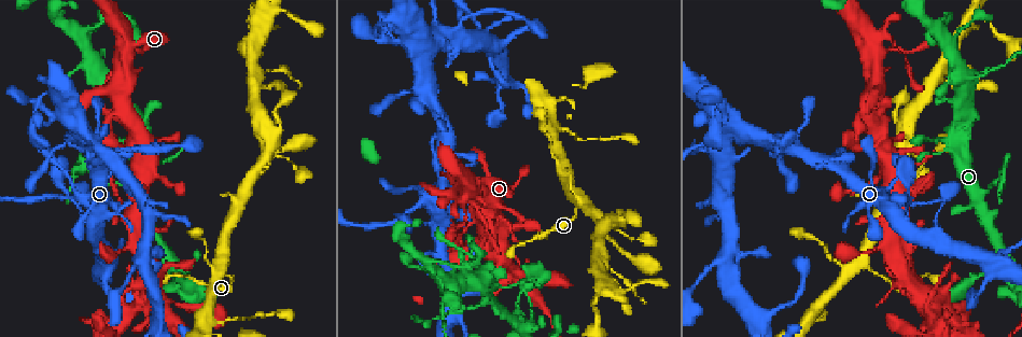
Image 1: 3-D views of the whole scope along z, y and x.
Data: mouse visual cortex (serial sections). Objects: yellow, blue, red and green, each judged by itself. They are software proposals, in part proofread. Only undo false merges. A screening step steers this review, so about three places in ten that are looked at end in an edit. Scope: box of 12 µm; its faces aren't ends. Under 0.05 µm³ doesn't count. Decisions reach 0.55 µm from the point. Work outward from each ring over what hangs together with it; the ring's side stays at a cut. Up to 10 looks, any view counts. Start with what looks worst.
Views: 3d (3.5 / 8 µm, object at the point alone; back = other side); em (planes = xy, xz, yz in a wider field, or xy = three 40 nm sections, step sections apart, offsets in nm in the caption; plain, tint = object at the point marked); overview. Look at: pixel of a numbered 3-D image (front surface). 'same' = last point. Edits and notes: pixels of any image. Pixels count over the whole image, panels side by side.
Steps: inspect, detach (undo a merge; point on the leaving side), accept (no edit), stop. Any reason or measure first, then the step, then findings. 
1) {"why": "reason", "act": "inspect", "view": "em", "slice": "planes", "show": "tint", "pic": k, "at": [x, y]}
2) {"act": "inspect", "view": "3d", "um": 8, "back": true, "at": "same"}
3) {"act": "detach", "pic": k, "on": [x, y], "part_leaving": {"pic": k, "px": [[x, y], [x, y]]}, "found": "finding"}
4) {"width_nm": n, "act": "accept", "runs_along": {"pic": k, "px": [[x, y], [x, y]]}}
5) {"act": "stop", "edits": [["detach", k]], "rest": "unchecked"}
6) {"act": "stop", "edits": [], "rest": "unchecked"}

{"why": "abrupt turn", "act": "inspect", "view": "3d", "um": 3.5, "pic": 1, "at": [883, 35]}

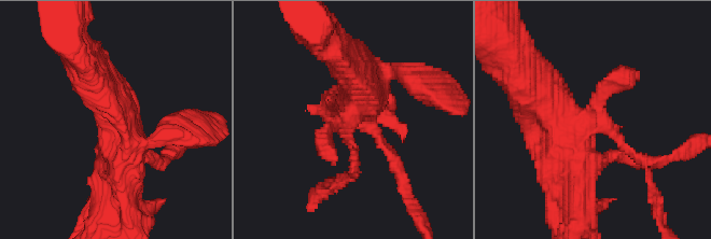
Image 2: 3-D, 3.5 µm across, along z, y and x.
{"act": "inspect", "view": "em", "slice": "xy", "step": 5, "show": "tint", "pic": 2, "at": [587, 125]}

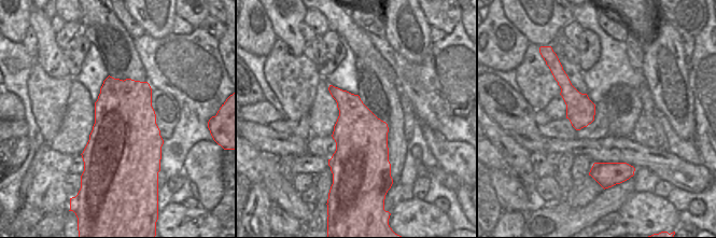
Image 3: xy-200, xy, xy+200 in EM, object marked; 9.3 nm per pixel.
{"act": "accept", "runs_along": {"pic": 2, "px": [[396, 72], [346, 125], [353, 169]]}, "found": "one cell here"}

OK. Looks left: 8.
{"why": "abrupt turn", "act": "inspect", "view": "3d", "um": 8, "back": true, "pic": 1, "at": [999, 169]}

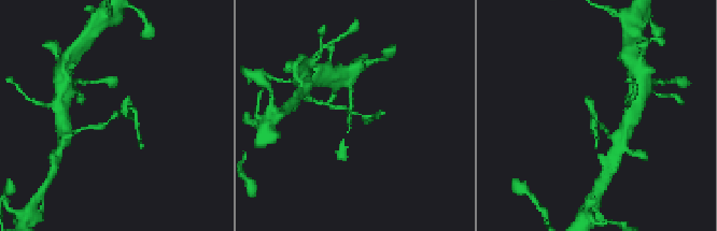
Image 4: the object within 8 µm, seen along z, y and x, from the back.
{"why": "closer look", "act": "inspect", "view": "3d", "um": 3.5, "back": true, "pic": 4, "at": [120, 111]}

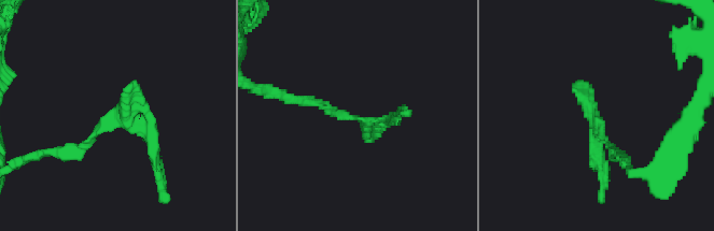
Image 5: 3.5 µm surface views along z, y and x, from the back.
{"act": "inspect", "view": "em", "slice": "xy", "step": 2, "show": "tint", "pic": 5, "at": [116, 120]}

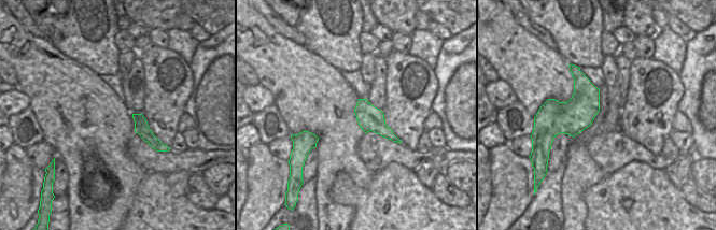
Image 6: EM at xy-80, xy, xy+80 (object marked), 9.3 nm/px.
{"act": "detach", "pic": 5, "on": [588, 100], "found": "two cells meet here"}

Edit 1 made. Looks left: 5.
{"why": "see it whole again", "act": "inspect", "view": "overview"}

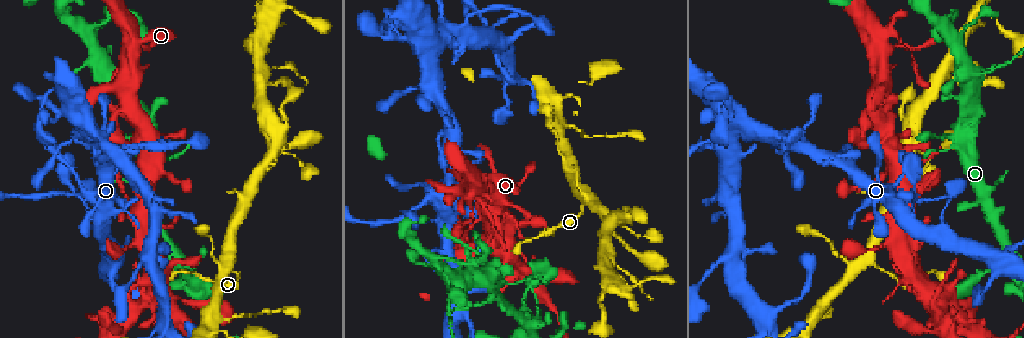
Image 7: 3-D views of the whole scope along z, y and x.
{"why": "a fork", "act": "inspect", "view": "3d", "um": 3.5, "pic": 7, "at": [109, 78]}

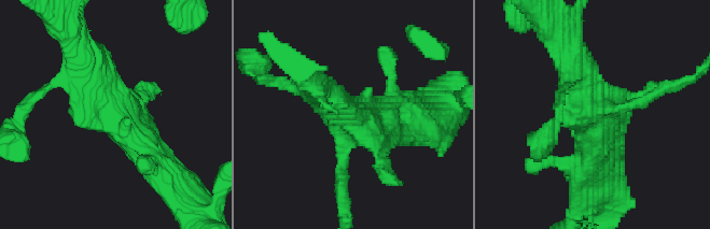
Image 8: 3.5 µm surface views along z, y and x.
{"act": "inspect", "view": "em", "slice": "xy", "step": 3, "show": "plain", "pic": 8, "at": [365, 116]}

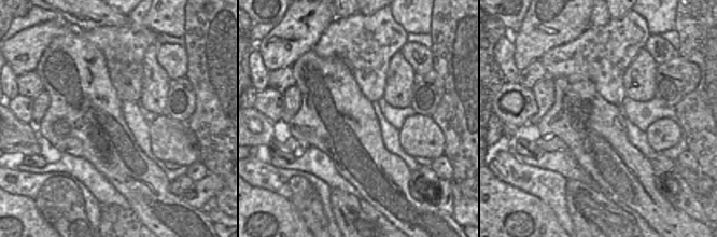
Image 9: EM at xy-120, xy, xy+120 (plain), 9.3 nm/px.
{"why": "where the object lies", "act": "inspect", "view": "em", "slice": "xy", "step": 3, "show": "tint", "at": "same"}

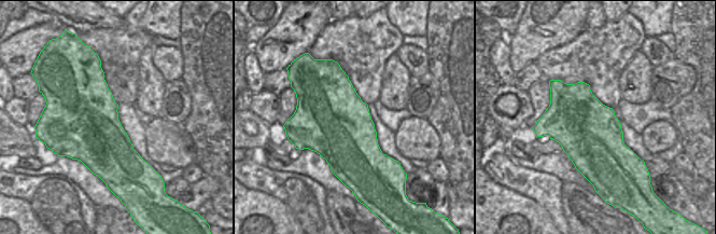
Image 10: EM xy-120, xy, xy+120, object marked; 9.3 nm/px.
{"act": "accept", "runs_along": {"pic": 8, "px": [[169, 174], [107, 109], [83, 66]]}, "found": "continuous, no second cell"}

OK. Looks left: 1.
{"act": "stop", "edits": [["detach", 5]], "rest": "unchecked"}

